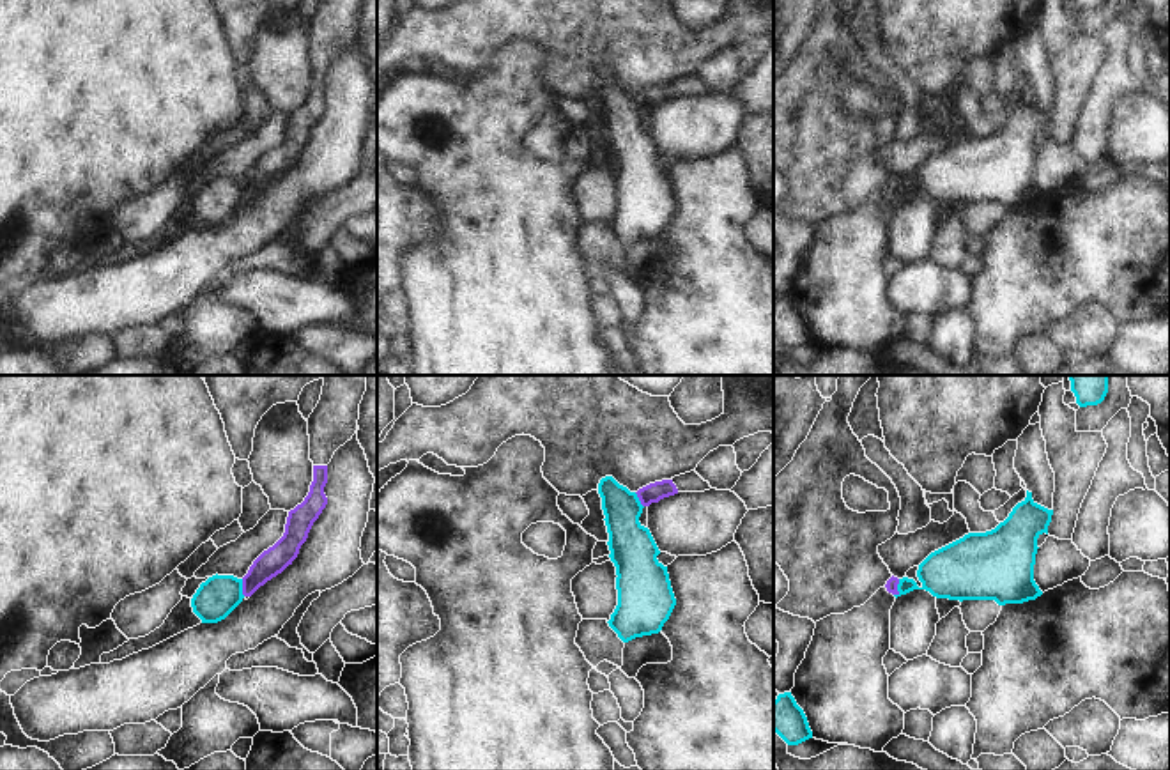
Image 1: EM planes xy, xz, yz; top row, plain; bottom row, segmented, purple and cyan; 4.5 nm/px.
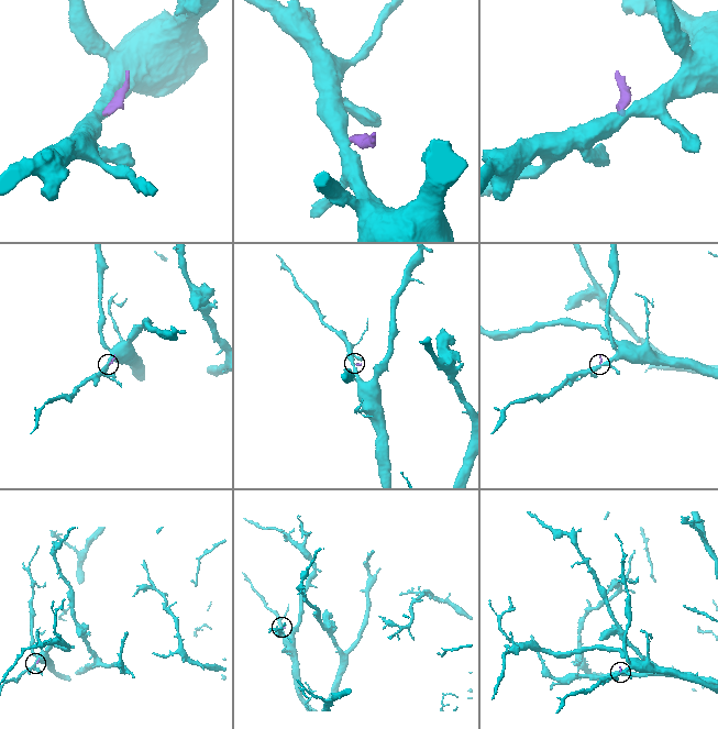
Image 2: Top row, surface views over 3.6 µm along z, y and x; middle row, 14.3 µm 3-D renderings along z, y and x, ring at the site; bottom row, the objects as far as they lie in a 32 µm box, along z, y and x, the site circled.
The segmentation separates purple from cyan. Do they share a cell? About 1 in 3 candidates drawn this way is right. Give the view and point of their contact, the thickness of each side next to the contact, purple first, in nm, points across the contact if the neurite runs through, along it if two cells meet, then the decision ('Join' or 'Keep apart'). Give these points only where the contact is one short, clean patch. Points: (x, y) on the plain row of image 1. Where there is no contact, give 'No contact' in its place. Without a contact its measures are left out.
Touches purple at yz (896, 192). Thickness 50 nm (purple) against 220 nm. Boundary: yz (900, 183), (894, 199). Keep apart.

